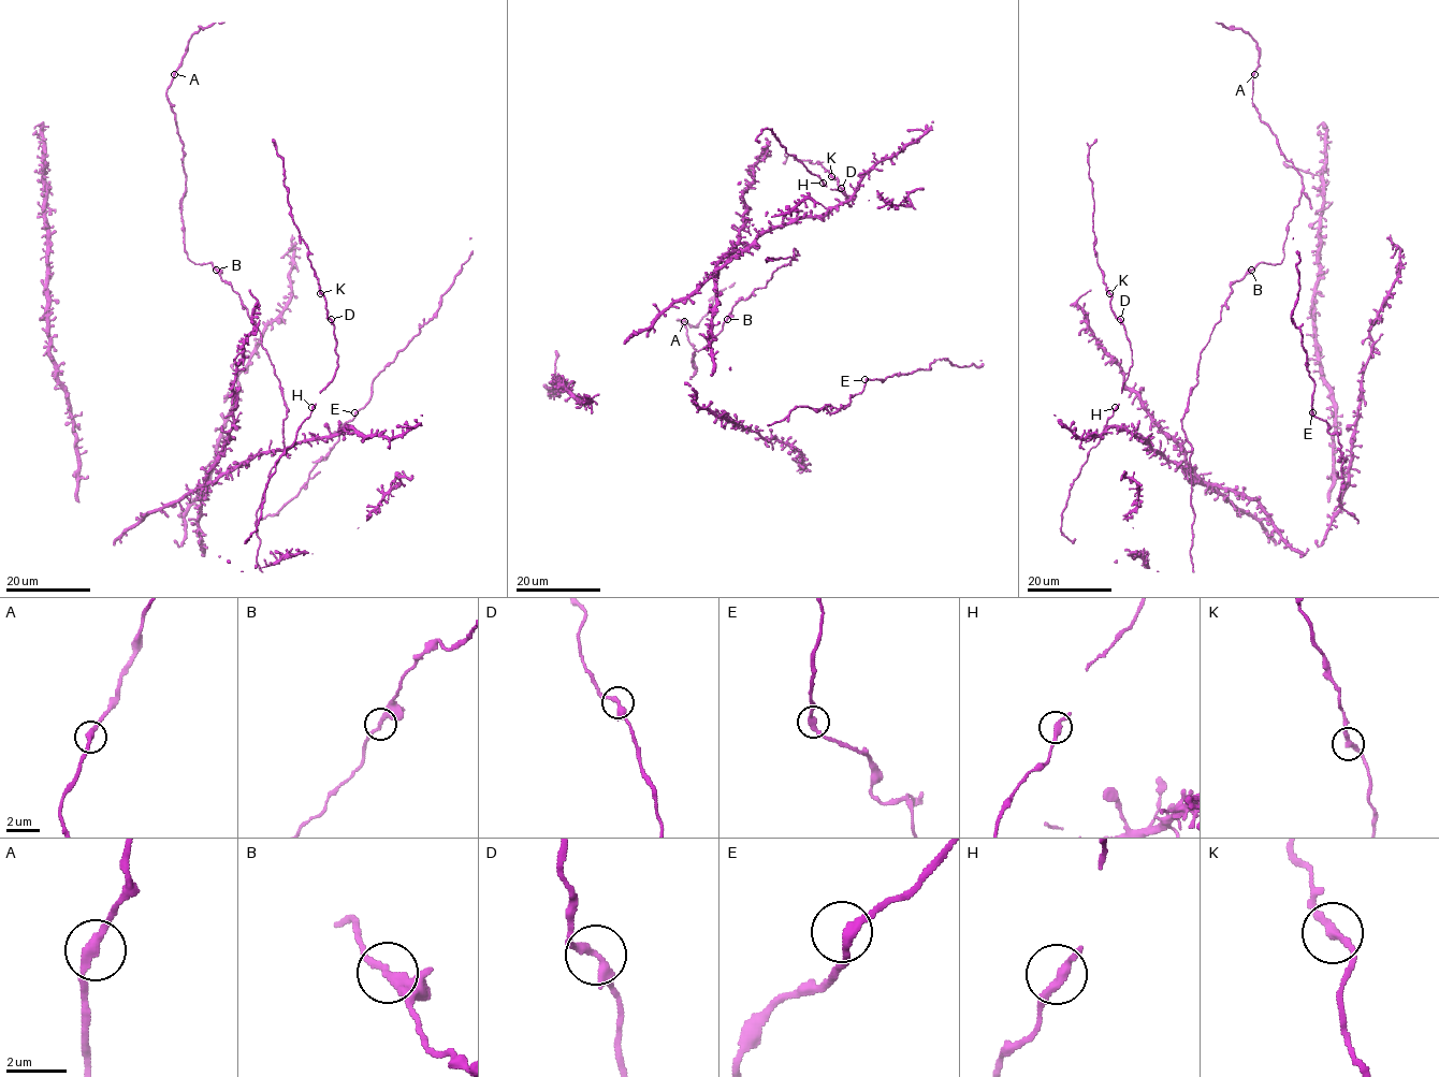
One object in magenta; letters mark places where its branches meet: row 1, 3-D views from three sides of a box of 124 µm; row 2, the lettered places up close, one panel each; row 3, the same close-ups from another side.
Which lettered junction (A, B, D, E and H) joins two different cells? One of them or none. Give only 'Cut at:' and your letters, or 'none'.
Cut at: none

